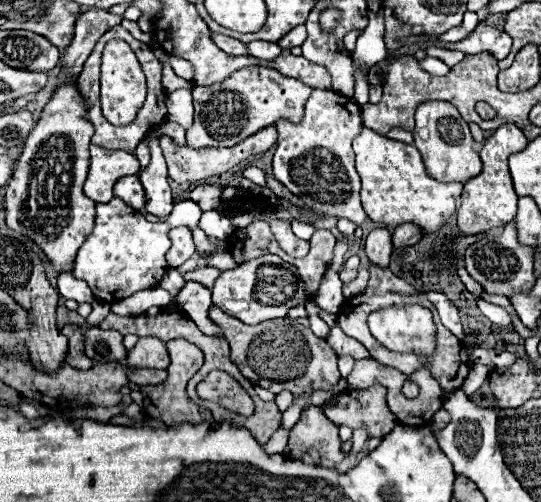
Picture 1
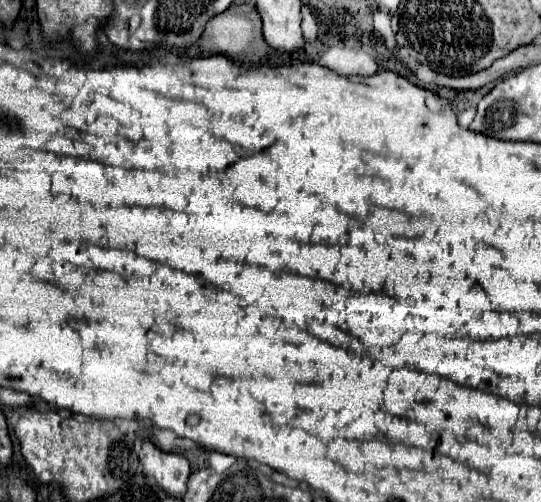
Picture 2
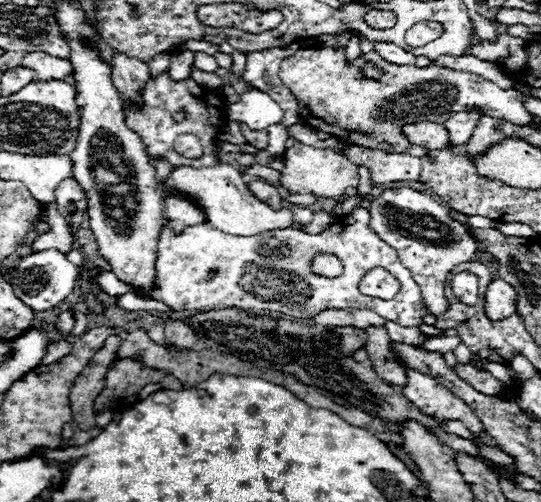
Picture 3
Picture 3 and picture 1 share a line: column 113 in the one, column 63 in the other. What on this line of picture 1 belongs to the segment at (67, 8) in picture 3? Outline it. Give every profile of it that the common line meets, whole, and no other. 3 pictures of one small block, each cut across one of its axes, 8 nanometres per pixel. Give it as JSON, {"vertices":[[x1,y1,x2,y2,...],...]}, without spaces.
{"vertices":[[76,80,56,88,28,136,14,176,6,186,6,224,32,238,58,272,70,270,80,244,92,234,96,216,96,202,84,196,82,190,90,164,88,144,94,136,86,112,86,100]]}

